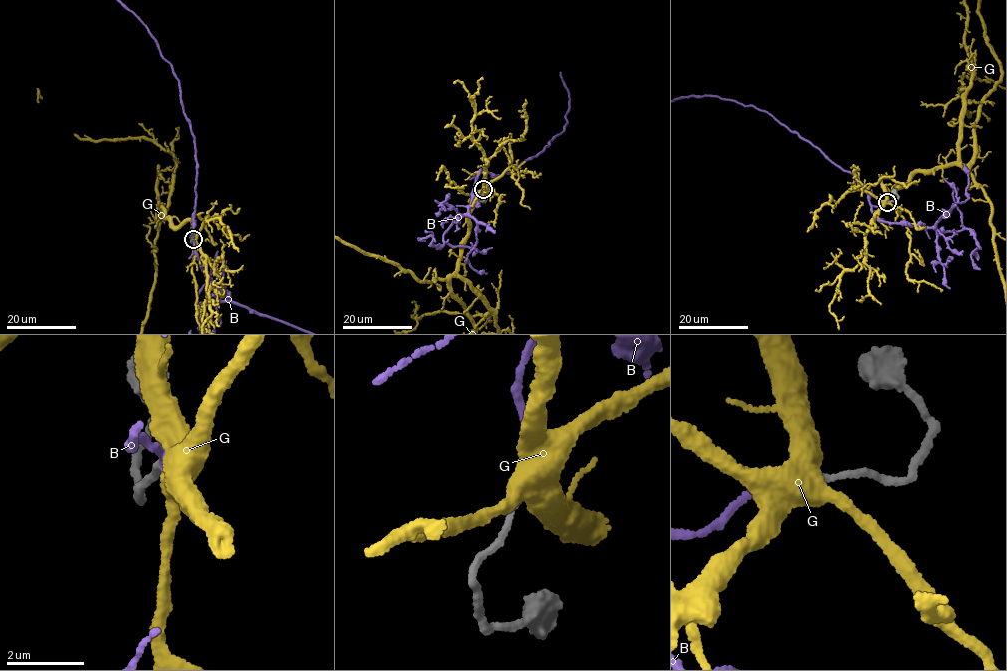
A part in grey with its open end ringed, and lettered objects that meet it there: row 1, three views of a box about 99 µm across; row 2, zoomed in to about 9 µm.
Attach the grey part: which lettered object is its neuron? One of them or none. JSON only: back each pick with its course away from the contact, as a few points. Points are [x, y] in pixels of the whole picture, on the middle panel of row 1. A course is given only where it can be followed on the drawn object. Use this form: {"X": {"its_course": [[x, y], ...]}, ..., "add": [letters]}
{"add": ["B"]}

